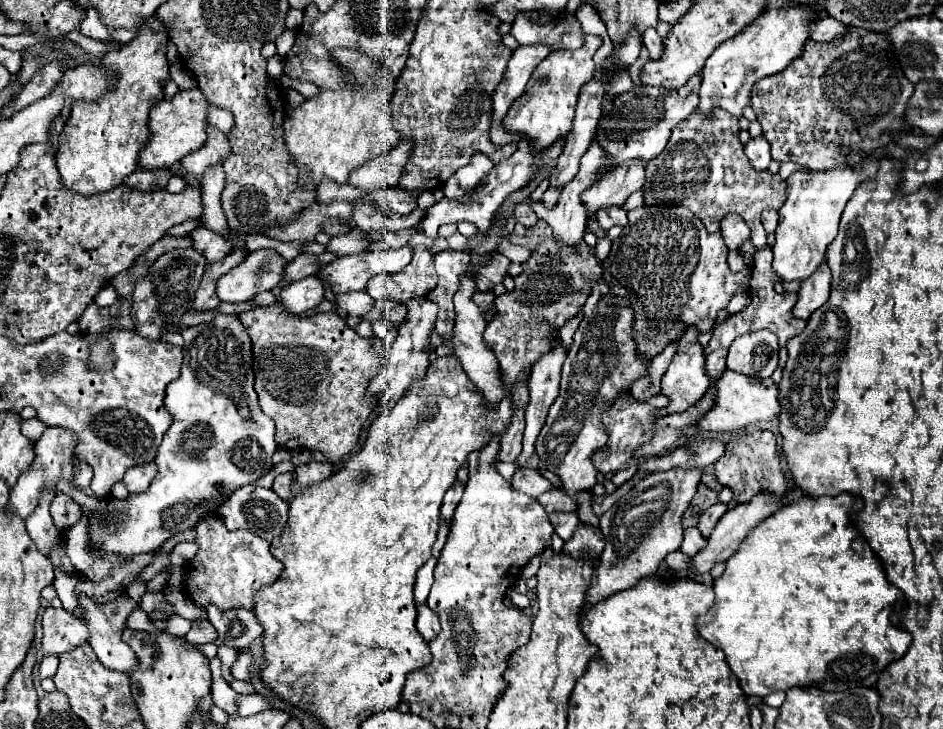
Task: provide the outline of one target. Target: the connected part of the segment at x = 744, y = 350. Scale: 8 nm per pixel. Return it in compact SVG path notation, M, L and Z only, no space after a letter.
M757 331L737 337L727 355L727 367L757 379L767 379L777 369L779 343L775 333Z

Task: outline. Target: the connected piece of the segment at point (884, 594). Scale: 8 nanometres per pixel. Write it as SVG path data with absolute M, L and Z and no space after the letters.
M843 493L837 497L801 497L793 501L791 505L783 507L775 515L763 519L743 541L743 545L737 549L737 553L727 561L725 573L713 581L713 591L715 591L715 603L709 609L707 615L699 617L703 623L697 623L697 631L701 637L705 637L711 645L721 649L725 653L725 659L739 679L741 689L745 695L759 695L767 697L771 691L787 691L791 687L807 687L811 683L817 683L823 691L845 691L851 687L875 687L879 675L883 669L893 663L895 659L901 659L911 643L911 633L903 631L901 627L895 627L891 623L891 613L895 611L897 601L903 601L903 607L907 607L907 601L903 599L903 593L889 583L887 573L883 571L881 559L871 551L871 545L863 539L859 529L853 523L853 515L863 511L863 499L851 493Z

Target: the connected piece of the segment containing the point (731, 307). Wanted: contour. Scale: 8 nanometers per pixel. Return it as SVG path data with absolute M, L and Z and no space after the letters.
M735 295L731 301L729 302L729 305L727 306L727 310L731 313L737 313L740 311L743 311L751 302L750 297L746 295Z

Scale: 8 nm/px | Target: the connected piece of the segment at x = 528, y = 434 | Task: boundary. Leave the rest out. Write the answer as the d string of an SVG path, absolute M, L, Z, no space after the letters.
M553 343L553 349L535 363L535 369L529 379L529 405L525 411L525 435L523 435L523 451L519 453L515 465L523 467L529 457L535 453L535 439L539 437L539 427L543 427L543 419L555 395L559 393L559 375L565 359L565 349L561 343Z

